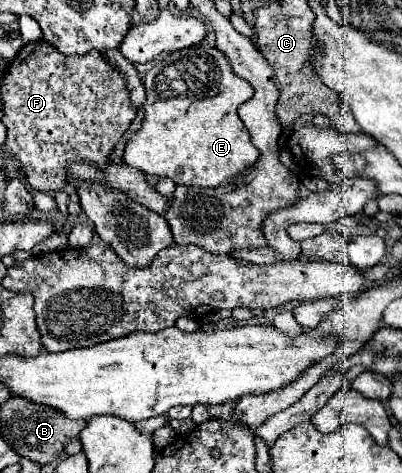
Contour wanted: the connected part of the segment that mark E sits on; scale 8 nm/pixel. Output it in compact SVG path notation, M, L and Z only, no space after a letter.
M207 42L191 48L183 48L163 56L143 80L147 102L143 106L143 128L127 142L123 160L125 164L159 178L171 178L175 184L187 186L225 186L247 174L257 162L259 150L251 144L245 124L239 120L237 108L253 96L253 88L247 80L239 78L229 64L229 58Z

